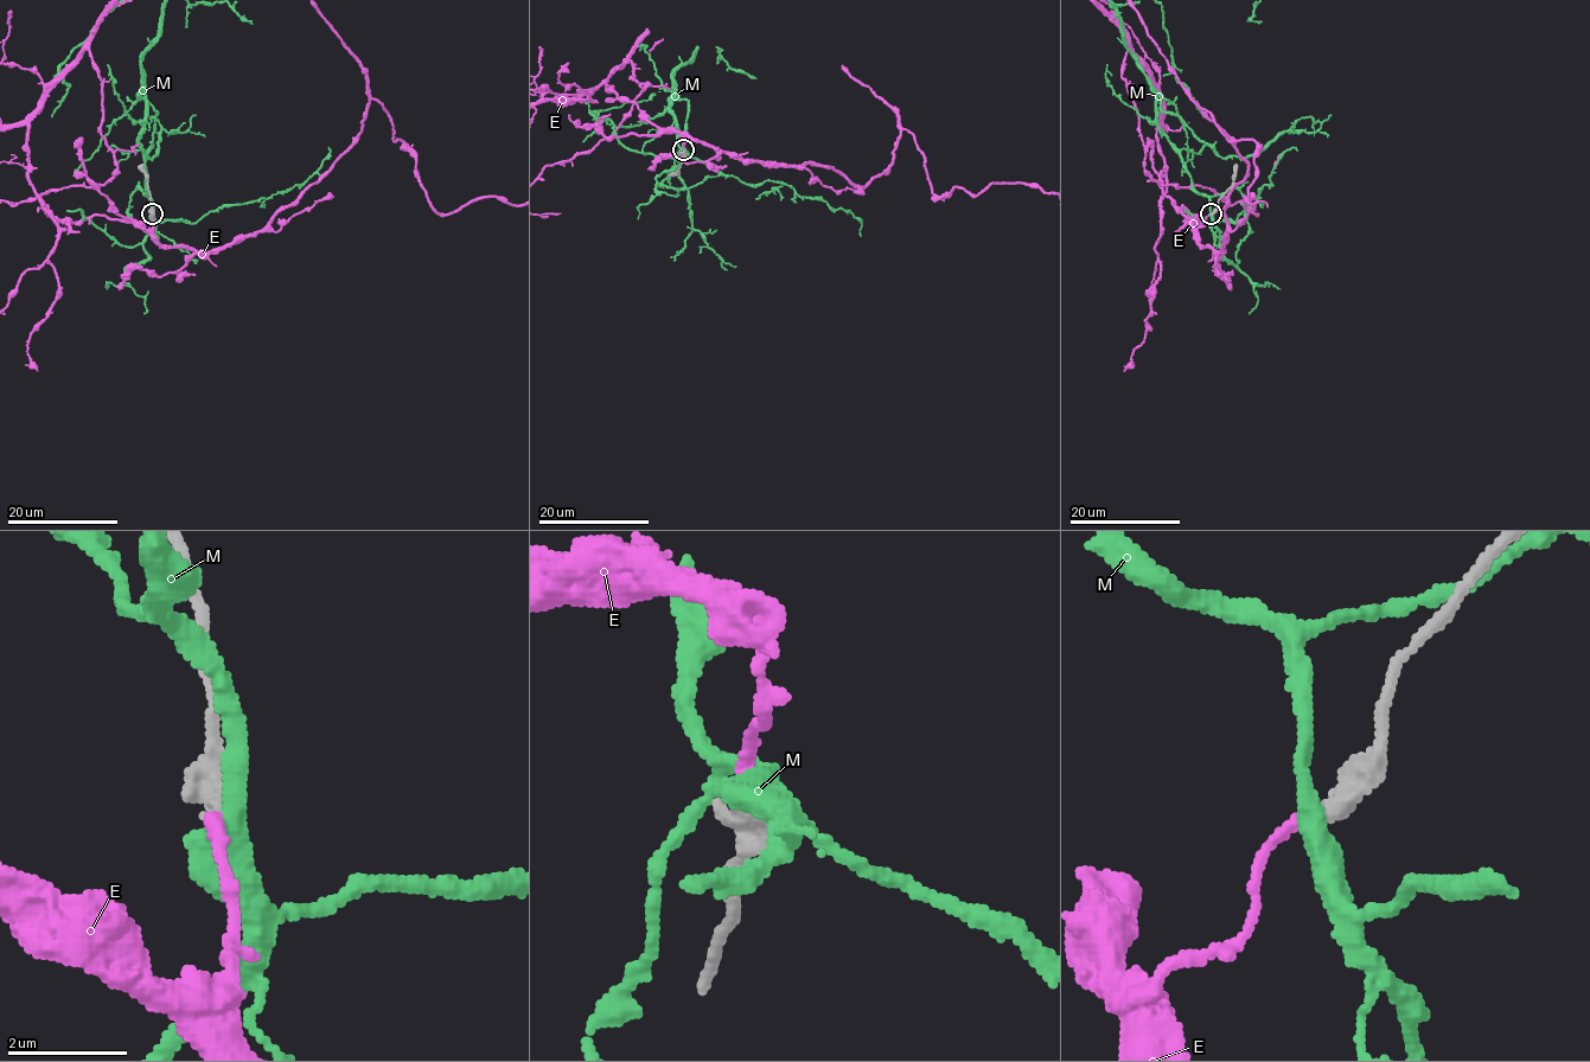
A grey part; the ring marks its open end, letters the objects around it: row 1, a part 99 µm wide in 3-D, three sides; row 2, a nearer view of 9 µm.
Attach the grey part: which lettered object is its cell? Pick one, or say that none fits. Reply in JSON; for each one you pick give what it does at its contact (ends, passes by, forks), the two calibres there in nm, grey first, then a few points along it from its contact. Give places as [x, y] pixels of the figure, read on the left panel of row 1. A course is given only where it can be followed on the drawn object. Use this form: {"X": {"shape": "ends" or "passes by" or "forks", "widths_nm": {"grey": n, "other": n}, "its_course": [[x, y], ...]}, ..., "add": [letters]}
{"E": {"shape": "ends", "widths_nm": {"grey": 400, "other": 220}}, "add": ["E"]}

